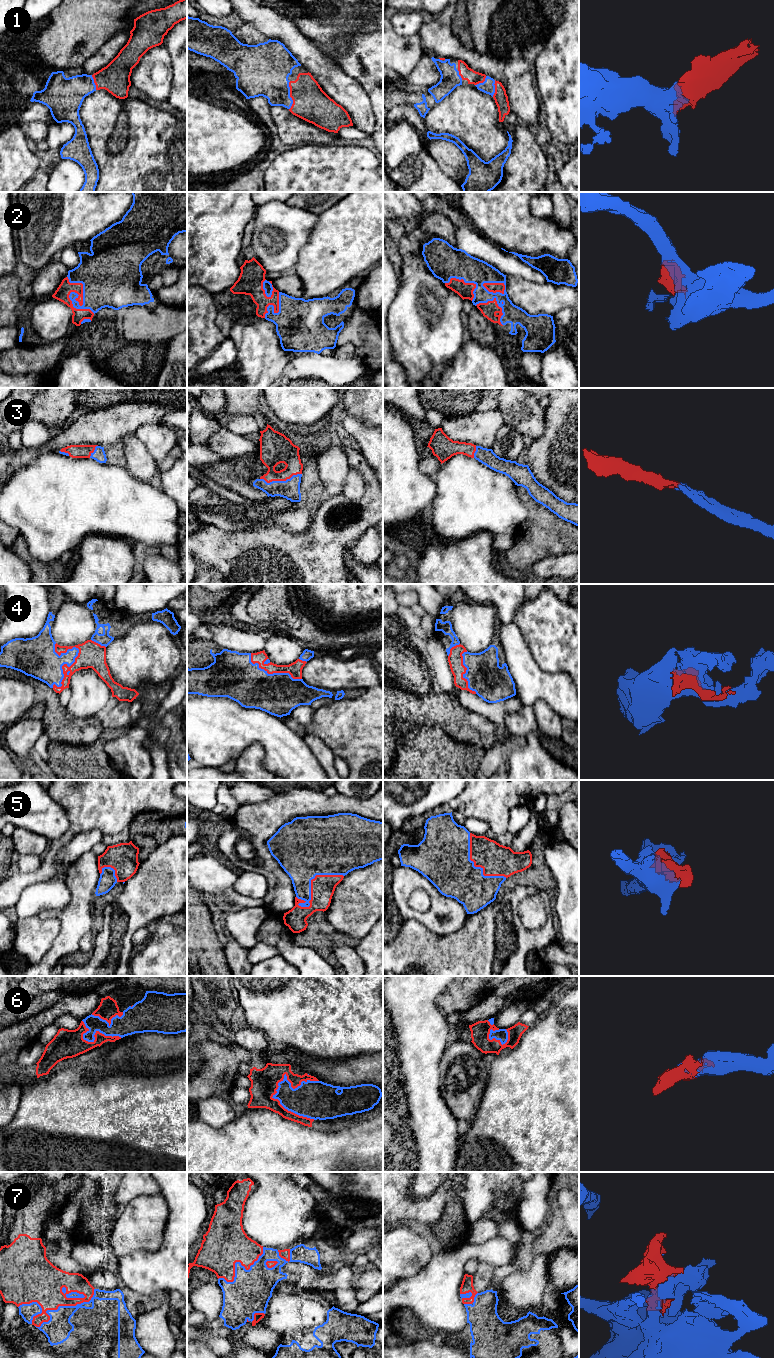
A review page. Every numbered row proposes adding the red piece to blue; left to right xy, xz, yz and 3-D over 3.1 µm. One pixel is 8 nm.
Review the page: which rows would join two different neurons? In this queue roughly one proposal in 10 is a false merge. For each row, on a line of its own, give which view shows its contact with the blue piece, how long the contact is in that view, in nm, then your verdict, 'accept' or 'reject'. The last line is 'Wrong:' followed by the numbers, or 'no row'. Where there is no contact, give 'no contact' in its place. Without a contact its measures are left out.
1: xz | 240 nm | accept
2: xy | 380 nm | accept
3: xz | 340 nm | accept
4: xy | 380 nm | accept
5: xz | 440 nm | accept
6: xz | 440 nm | accept
7: xy | 550 nm | accept
Wrong: no row

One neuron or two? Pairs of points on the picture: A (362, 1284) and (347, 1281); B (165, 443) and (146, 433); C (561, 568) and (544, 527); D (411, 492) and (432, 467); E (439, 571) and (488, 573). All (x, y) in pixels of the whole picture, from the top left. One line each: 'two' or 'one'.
A: two
B: one
C: two
D: two
E: one

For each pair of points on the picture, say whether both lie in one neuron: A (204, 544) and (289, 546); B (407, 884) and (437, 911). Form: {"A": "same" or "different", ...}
{"A": "same", "B": "same"}

